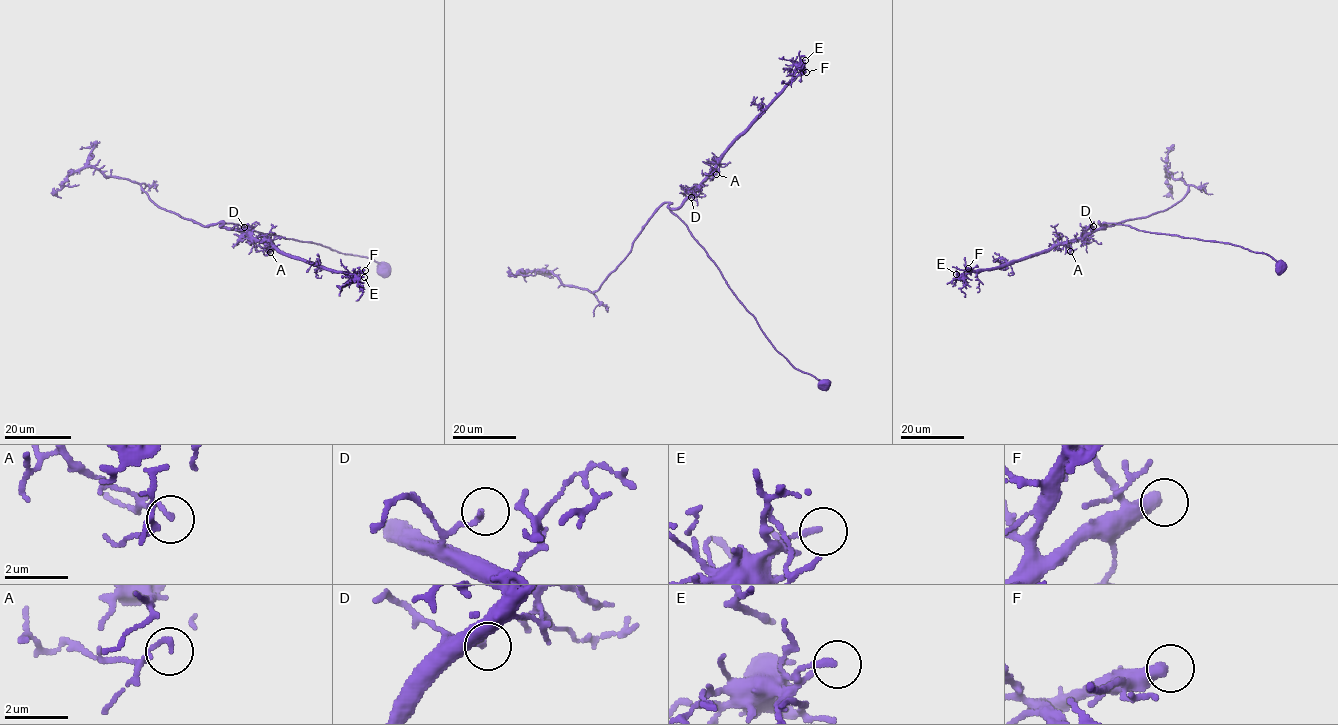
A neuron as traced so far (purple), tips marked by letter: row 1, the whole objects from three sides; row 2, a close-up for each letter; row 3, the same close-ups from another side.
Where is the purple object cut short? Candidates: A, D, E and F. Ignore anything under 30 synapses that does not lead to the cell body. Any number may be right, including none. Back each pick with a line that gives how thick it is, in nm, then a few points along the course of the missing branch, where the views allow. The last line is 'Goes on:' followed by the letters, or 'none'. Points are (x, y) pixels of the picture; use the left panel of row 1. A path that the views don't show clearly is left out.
F: calibre 440 nm; course (365, 270), (380, 267), (383, 272)
Goes on: F

